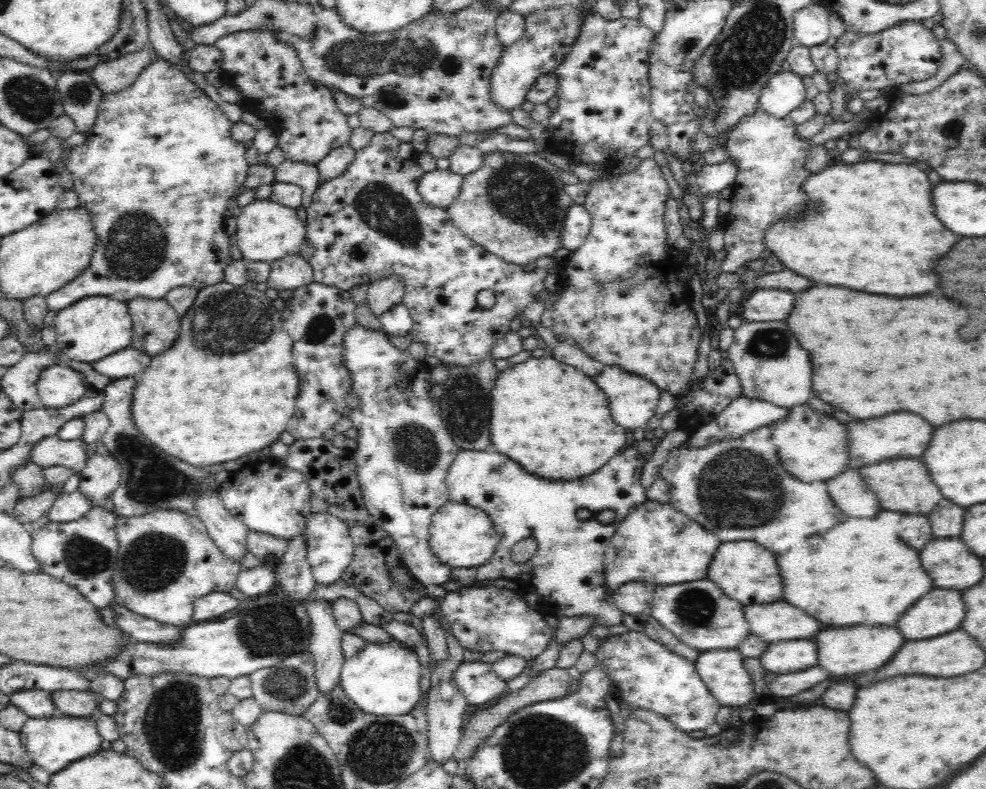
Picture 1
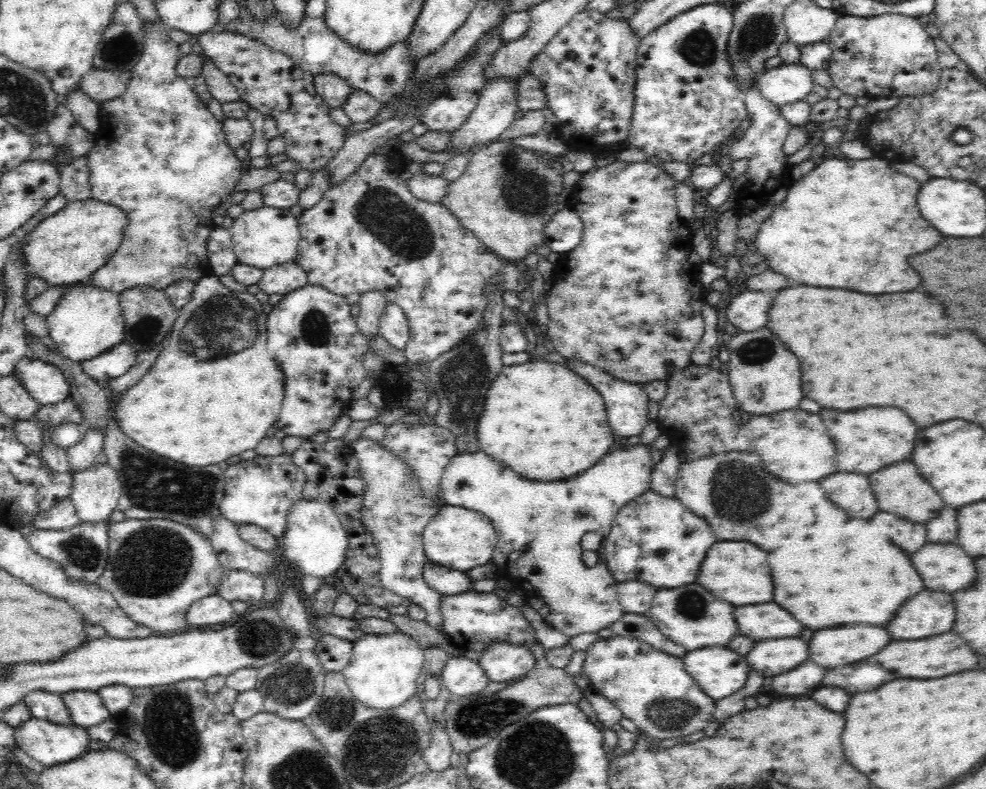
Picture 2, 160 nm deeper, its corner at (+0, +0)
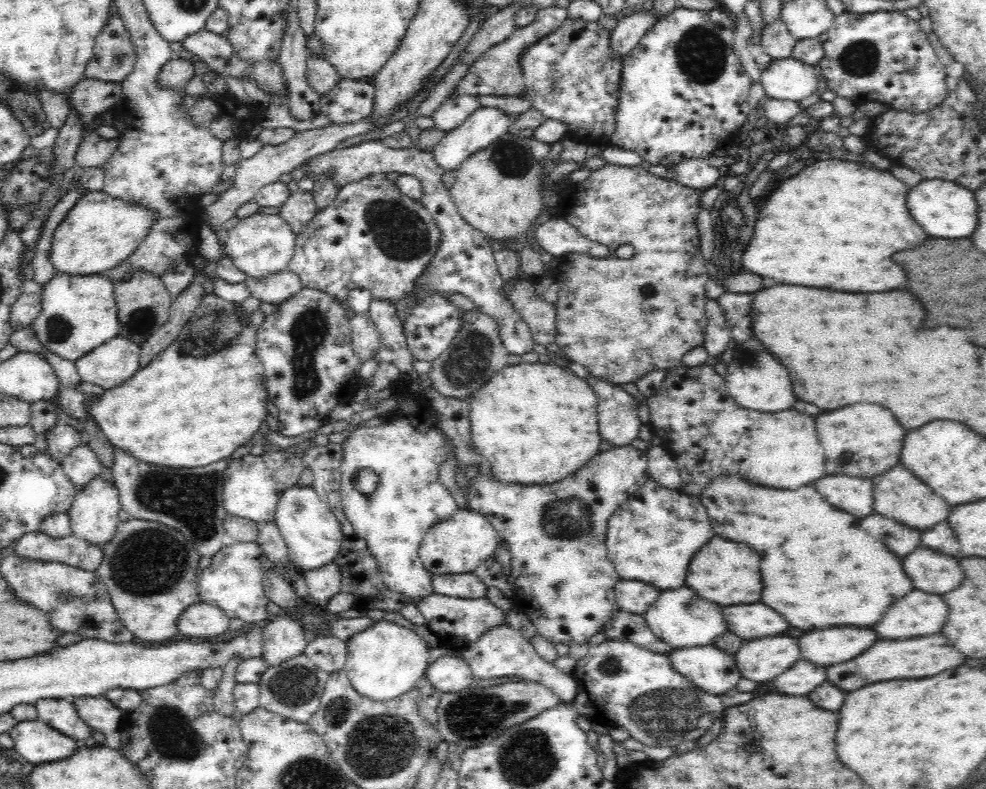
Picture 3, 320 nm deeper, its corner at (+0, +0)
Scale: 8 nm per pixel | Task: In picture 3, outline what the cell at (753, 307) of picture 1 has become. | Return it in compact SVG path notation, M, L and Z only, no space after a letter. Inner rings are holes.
M726 291L717 298L716 303L720 305L726 324L730 328L730 340L739 345L752 339L750 329L752 296Z

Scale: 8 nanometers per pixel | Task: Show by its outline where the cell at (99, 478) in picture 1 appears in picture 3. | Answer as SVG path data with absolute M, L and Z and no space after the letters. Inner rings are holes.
M93 478L73 500L67 515L71 526L71 535L97 548L104 548L106 544L116 538L118 532L118 511L121 509L118 489L104 478Z

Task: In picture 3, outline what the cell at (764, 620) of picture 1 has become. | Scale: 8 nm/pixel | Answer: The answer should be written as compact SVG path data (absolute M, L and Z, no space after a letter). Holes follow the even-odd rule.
M750 604L750 606L726 606L722 612L726 626L738 638L754 640L764 636L780 636L790 626L766 604Z

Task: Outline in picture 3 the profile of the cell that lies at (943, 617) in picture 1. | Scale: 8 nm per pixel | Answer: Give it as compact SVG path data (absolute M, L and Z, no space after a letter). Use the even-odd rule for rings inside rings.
M912 590L884 612L882 620L874 624L874 632L888 640L930 636L942 630L946 616L948 608L940 596Z

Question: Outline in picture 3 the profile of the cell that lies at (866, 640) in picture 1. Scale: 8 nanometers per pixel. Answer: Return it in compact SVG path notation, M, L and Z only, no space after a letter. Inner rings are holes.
M828 628L808 632L798 638L802 658L812 664L832 666L862 654L876 642L876 634L868 628Z

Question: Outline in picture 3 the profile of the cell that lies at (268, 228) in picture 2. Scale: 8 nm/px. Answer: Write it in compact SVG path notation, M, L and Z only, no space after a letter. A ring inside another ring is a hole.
M256 213L239 220L238 224L229 230L225 252L234 266L242 274L246 274L246 278L261 279L287 270L294 254L296 239L292 229L280 215Z

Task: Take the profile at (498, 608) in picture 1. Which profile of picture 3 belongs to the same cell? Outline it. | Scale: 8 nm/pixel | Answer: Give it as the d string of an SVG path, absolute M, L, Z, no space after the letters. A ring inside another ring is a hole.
M432 592L428 596L413 600L413 602L422 613L426 626L434 632L439 642L451 651L466 648L469 644L476 642L482 636L482 632L486 632L506 620L505 613L492 605L487 598L464 599Z

